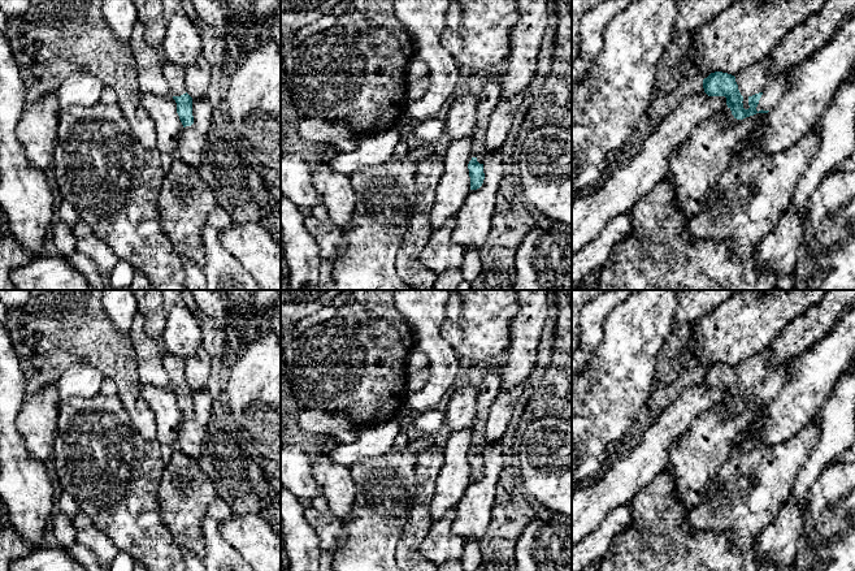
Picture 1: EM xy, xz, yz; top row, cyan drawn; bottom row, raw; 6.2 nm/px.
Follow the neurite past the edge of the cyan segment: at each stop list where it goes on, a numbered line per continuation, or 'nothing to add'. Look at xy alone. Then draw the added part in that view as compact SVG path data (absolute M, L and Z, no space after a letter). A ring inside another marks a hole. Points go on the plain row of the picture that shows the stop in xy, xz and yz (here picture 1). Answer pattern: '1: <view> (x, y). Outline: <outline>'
1: xy (176, 368). Outline: M168 352L162 355L162 365L170 378L172 388L181 388L186 381L186 362Z

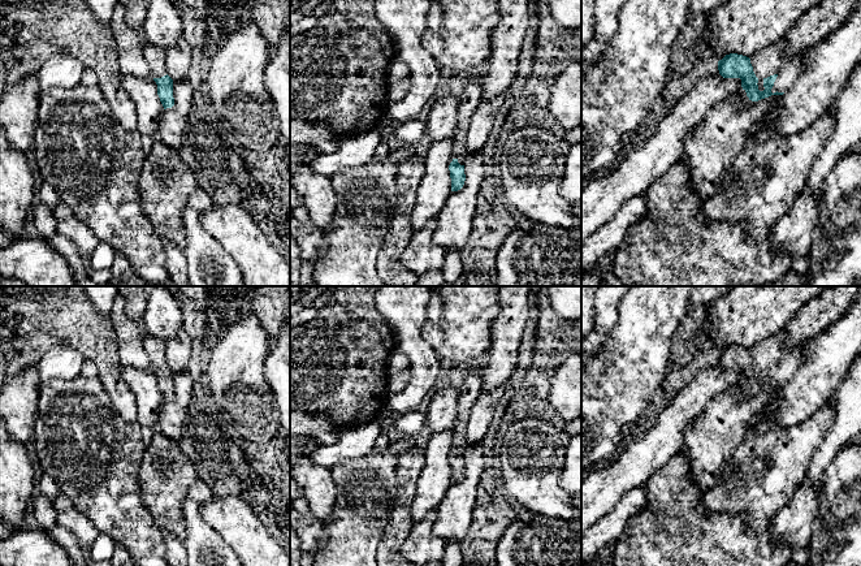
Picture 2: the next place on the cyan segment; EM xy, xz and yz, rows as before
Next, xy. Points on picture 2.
1: xy (156, 350). Outline: M148 334L143 337L143 347L151 360L152 370L161 370L166 363L166 344Z

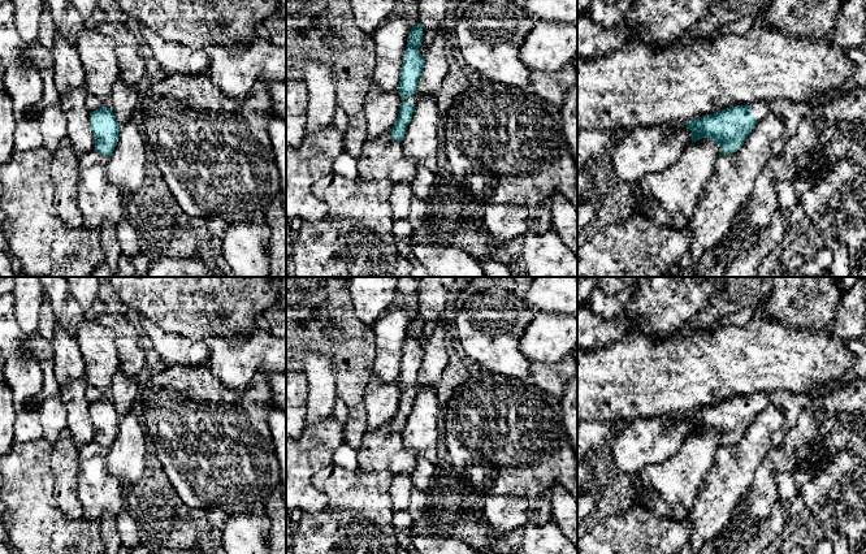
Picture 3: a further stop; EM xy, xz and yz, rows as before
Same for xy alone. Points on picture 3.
nothing to add

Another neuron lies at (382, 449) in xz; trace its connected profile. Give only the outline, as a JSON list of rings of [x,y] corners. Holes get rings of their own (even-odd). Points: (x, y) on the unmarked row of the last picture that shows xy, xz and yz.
[[[390,423],[367,432],[358,450],[358,468],[365,472],[411,475],[416,460],[416,453],[404,446],[400,434],[393,430]]]

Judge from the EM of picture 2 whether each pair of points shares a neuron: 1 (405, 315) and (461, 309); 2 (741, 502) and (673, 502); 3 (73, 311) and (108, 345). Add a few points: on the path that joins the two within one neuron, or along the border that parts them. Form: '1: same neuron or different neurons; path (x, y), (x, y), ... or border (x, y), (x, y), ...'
1: different neurons; border (429, 299), (422, 328), (428, 344)
2: different neurons; border (700, 495), (700, 502), (708, 510), (730, 513)
3: same neuron; path (82, 320), (99, 337)

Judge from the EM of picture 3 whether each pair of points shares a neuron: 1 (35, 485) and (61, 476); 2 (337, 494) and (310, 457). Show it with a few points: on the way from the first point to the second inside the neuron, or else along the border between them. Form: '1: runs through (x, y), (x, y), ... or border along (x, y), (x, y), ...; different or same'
1: border along (52, 449), (53, 496), (61, 509); different
2: border along (333, 463), (320, 468), (311, 480), (327, 500); different

